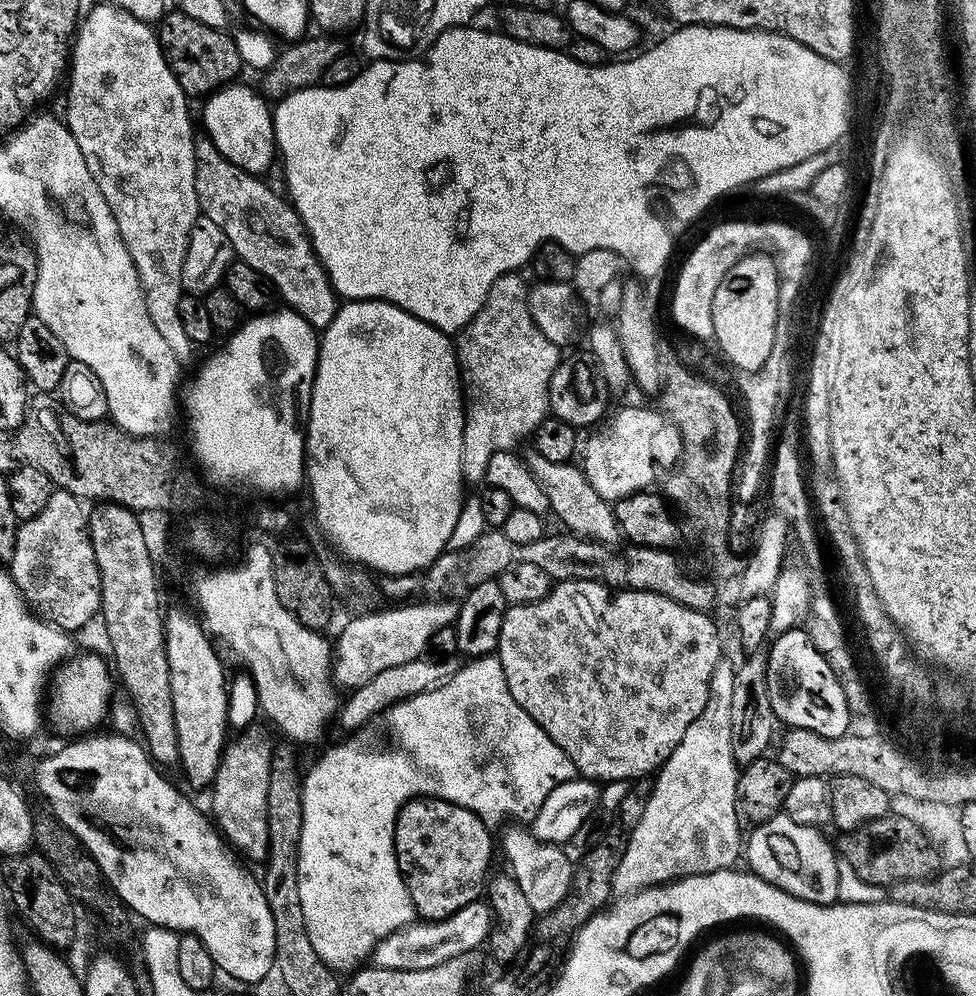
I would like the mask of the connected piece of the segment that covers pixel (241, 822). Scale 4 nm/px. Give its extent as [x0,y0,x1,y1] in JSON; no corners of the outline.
[210,726,274,862]

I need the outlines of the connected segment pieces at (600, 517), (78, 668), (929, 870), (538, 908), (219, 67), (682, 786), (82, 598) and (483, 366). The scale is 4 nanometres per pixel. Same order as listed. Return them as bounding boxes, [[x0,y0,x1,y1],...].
[[522,450,621,546],[46,652,114,734],[838,814,942,886],[504,826,574,914],[158,10,242,94],[613,658,742,898],[10,490,100,633],[454,272,562,485]]

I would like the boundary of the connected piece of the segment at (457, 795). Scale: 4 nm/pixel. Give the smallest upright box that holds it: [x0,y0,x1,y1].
[298,654,577,970]

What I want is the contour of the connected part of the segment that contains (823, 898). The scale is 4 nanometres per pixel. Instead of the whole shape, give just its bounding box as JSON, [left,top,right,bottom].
[746,814,838,904]

